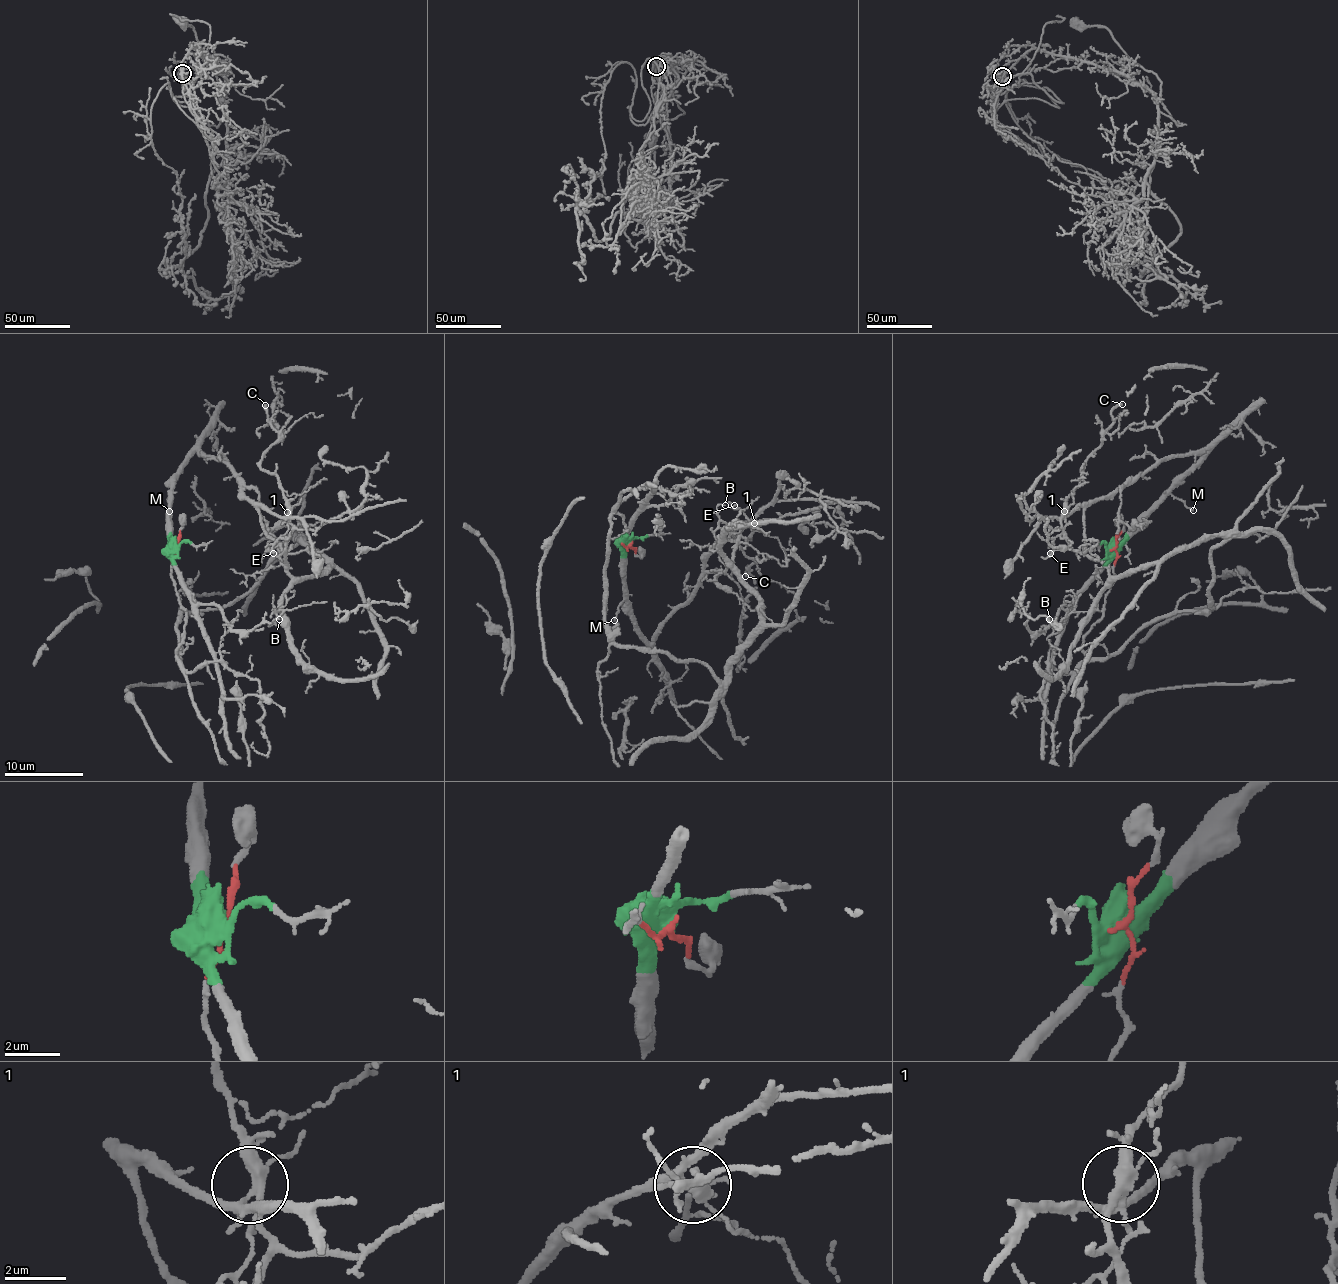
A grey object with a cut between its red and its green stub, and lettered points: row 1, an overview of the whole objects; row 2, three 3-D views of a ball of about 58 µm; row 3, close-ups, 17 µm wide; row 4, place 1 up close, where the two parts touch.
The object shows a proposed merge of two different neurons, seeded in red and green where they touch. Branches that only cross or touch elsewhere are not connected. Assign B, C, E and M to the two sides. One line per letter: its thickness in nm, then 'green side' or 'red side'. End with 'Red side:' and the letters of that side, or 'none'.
B: 90 nm thick; red side
C: 190 nm thick; red side
E: 160 nm thick; red side
M: 120 nm thick; green side
Red side: B, C, E

